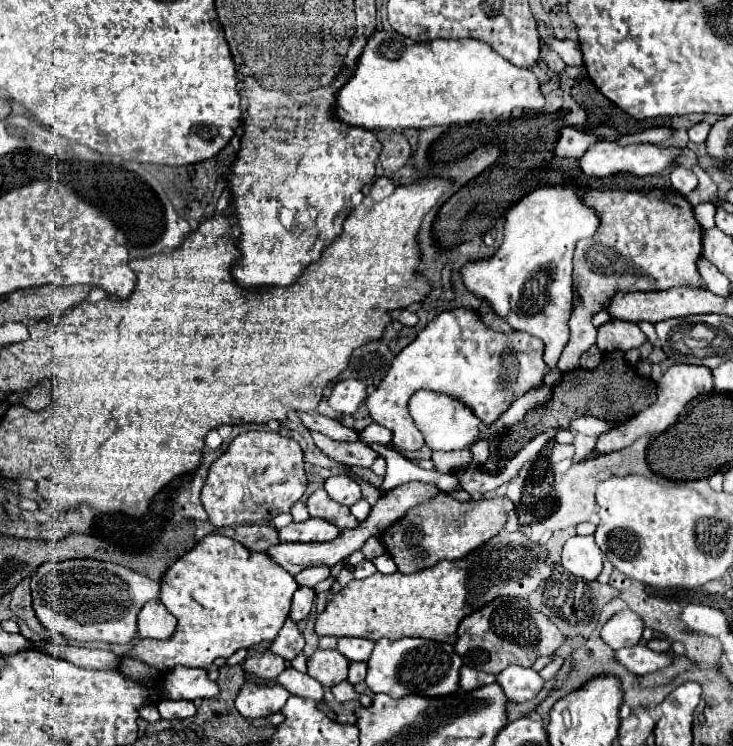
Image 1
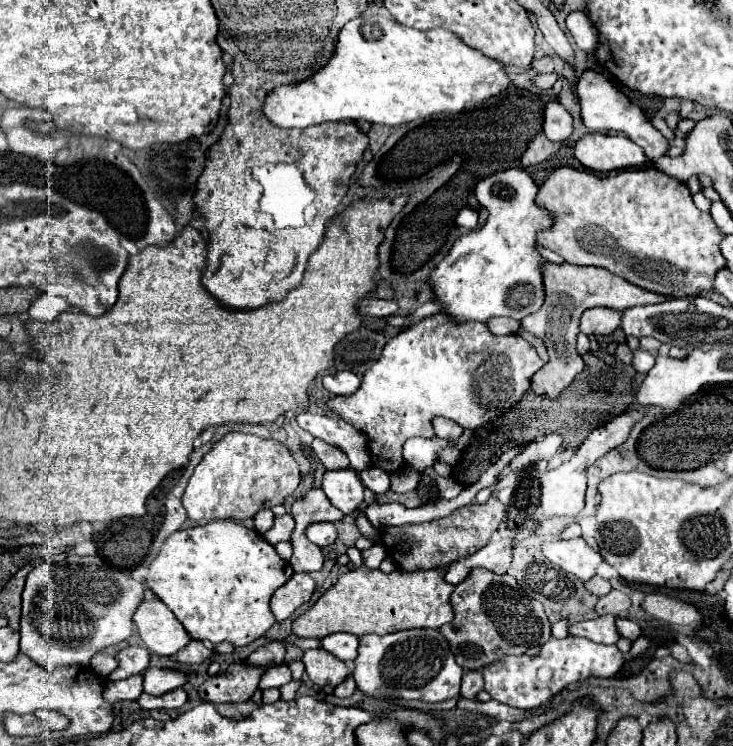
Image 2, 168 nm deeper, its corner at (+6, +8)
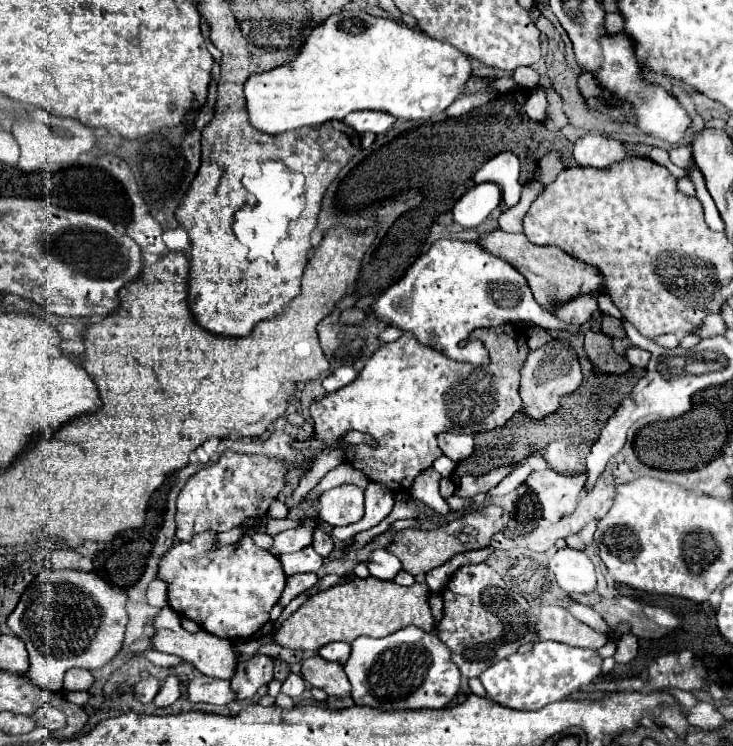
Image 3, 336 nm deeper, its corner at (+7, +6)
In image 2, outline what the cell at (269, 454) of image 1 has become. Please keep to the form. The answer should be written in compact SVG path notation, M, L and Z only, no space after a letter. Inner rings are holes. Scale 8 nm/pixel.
M231 431L213 443L209 453L195 467L183 493L183 505L189 519L197 523L213 519L251 519L261 509L283 505L295 493L299 483L299 465L283 443Z

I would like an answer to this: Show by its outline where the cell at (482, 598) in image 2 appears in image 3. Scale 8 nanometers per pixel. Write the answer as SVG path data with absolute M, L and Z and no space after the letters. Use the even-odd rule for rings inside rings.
M484 563L466 565L466 567L460 567L458 571L454 571L454 575L448 579L448 583L440 589L440 595L444 601L444 617L438 625L438 637L450 647L456 667L468 679L478 677L486 667L516 653L520 645L532 643L532 639L534 639L534 631L532 631L534 611L532 611L532 607L528 605L528 601L522 595L508 589L506 583L502 581L502 577L492 567L488 567Z

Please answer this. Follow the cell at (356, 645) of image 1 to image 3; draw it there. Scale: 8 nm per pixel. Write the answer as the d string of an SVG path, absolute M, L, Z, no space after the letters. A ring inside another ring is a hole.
M328 643L322 649L318 649L318 655L326 661L334 661L334 663L344 665L350 655L350 645L348 643Z

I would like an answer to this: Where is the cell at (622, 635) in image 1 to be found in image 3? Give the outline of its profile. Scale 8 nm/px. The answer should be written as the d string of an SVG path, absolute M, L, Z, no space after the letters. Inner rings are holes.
M542 605L534 625L536 641L558 641L574 647L600 649L608 637L574 619L564 607Z

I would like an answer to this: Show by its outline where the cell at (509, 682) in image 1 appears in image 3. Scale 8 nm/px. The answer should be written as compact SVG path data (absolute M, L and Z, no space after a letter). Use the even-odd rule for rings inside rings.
M540 641L534 643L534 647L524 655L514 653L494 663L480 675L480 681L492 701L510 709L538 711L548 703L566 699L580 687L592 683L600 675L600 665L602 657L598 651L570 647L556 641Z

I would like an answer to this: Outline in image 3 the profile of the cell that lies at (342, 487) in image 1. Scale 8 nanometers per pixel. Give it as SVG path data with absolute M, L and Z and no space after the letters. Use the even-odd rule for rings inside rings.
M340 485L320 495L318 515L328 525L350 525L364 515L364 491L354 485Z

